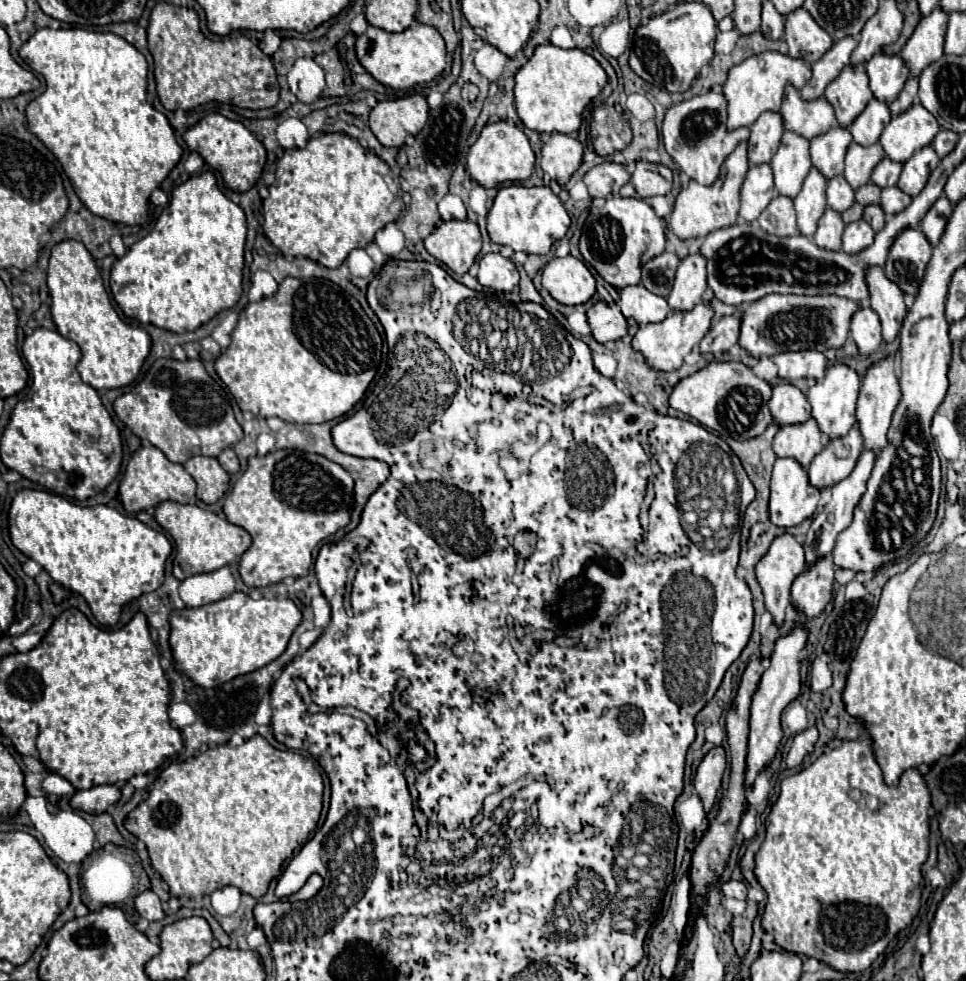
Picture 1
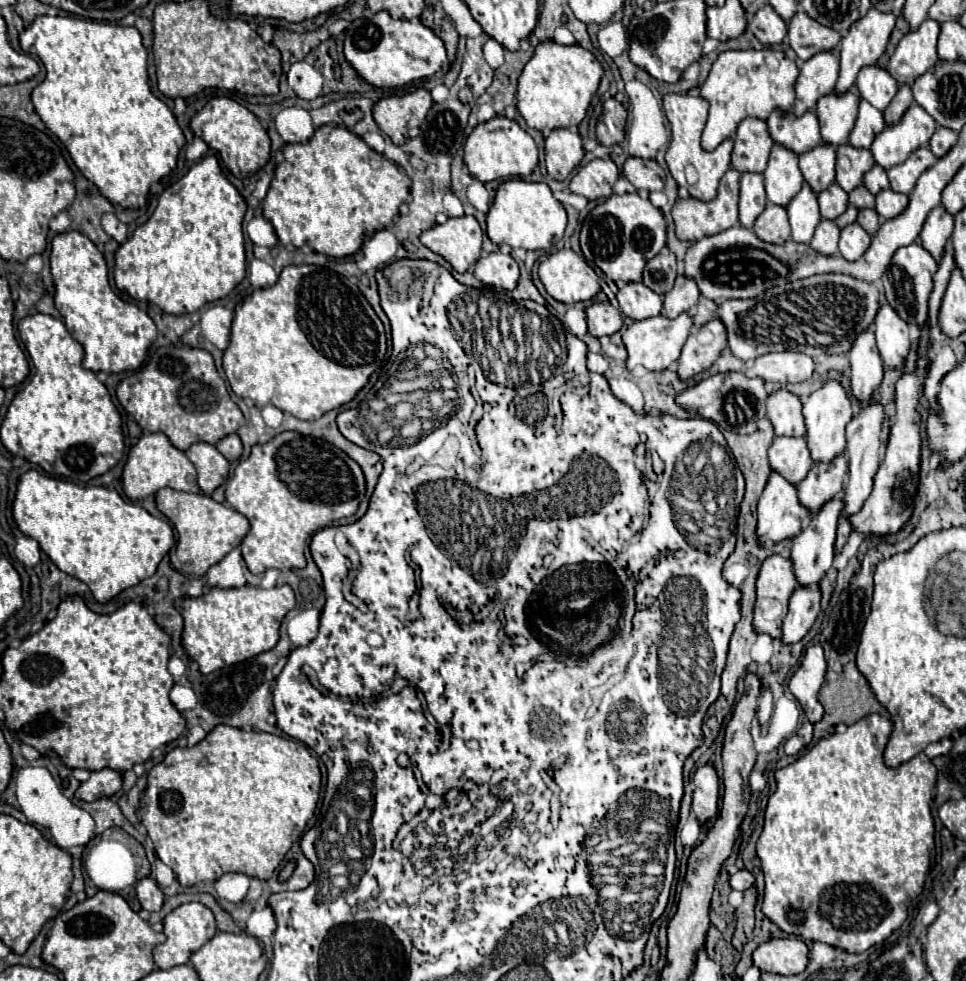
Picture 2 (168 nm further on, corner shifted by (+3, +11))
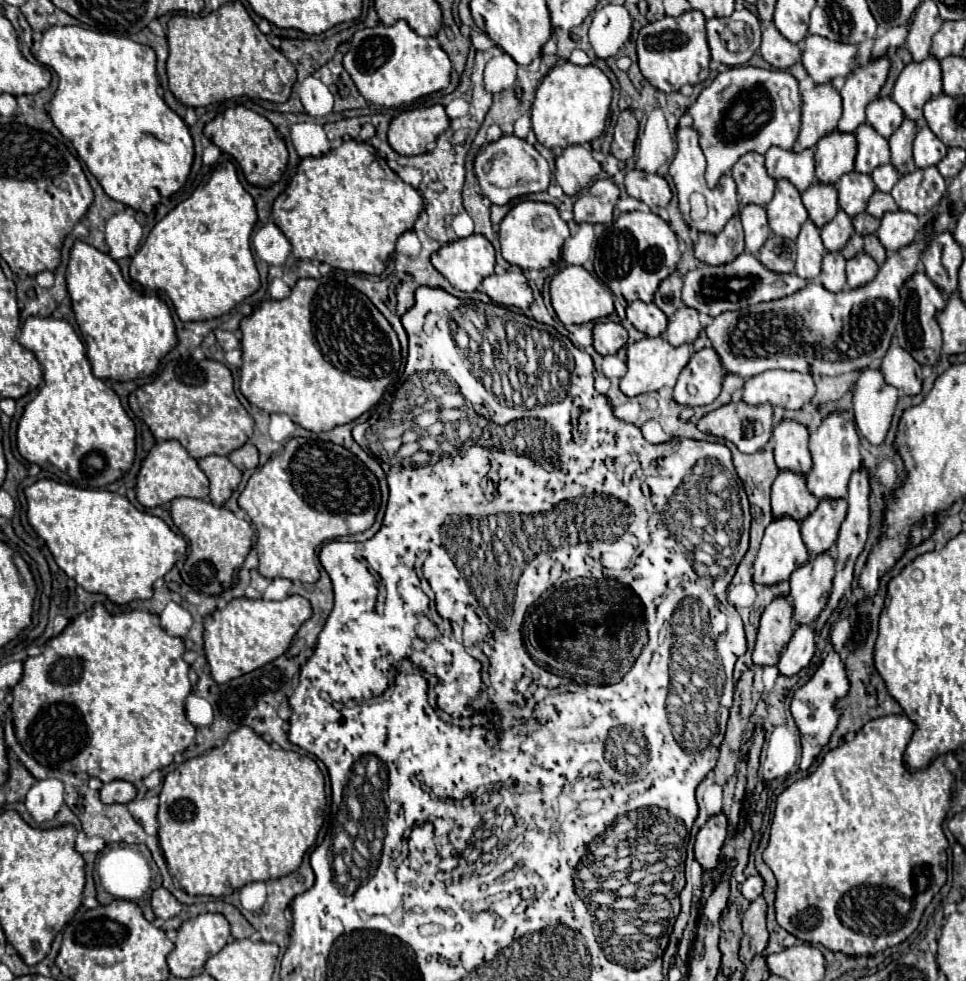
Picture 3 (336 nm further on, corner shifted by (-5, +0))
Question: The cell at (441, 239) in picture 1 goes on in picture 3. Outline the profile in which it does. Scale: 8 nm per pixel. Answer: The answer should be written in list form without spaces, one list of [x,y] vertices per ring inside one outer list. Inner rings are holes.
[[[469,235],[435,251],[431,263],[453,287],[475,291],[493,273],[495,249],[483,235]]]

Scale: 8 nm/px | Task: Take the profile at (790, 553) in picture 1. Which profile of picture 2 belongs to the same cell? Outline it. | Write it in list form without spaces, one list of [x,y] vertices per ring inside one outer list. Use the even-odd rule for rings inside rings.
[[[771,556],[763,562],[757,578],[757,602],[753,612],[753,630],[771,638],[781,636],[781,624],[787,616],[787,602],[797,582],[791,560]]]

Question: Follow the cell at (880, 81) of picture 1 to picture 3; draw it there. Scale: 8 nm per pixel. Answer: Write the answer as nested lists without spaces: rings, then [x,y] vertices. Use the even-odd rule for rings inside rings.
[[[879,97],[867,105],[867,121],[883,135],[891,137],[891,133],[901,125],[903,111],[891,97]]]

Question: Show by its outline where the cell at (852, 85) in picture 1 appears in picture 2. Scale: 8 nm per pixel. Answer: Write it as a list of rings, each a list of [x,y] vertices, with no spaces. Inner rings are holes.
[[[835,92],[823,96],[817,102],[815,114],[821,126],[821,142],[829,146],[843,146],[851,134],[851,126],[855,126],[859,98],[855,92],[845,92],[837,96]]]

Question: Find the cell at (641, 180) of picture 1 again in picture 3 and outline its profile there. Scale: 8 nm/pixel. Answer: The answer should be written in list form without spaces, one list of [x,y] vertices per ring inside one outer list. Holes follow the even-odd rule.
[[[631,169],[625,175],[625,189],[631,197],[643,201],[649,207],[667,207],[673,193],[669,183],[657,173],[645,173],[639,169]]]

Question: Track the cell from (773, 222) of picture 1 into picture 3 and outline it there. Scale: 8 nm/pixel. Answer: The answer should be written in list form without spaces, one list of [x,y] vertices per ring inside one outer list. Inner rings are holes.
[[[771,235],[763,249],[759,251],[759,261],[767,265],[767,269],[775,269],[777,273],[793,273],[795,269],[795,241]]]

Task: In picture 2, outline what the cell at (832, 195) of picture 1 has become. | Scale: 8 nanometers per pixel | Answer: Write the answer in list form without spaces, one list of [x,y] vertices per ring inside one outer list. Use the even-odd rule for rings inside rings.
[[[831,184],[825,192],[817,196],[817,200],[819,200],[821,218],[825,220],[835,220],[847,210],[847,192],[837,184]]]

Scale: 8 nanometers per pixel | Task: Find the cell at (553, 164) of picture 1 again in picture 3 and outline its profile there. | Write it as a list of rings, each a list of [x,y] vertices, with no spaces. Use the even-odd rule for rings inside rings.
[[[569,145],[557,157],[557,183],[567,195],[575,195],[601,173],[601,165],[593,159],[589,145]]]

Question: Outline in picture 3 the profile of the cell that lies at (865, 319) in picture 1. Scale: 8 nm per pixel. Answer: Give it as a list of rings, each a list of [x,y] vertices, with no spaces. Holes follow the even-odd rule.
[[[867,367],[859,373],[855,391],[853,391],[853,411],[855,423],[863,437],[873,445],[885,441],[891,427],[895,403],[899,391],[885,383],[885,377],[879,369]]]

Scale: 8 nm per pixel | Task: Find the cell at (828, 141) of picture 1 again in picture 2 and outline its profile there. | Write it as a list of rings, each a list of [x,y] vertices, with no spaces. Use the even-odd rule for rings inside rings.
[[[829,144],[815,146],[811,152],[805,152],[799,156],[799,168],[801,168],[805,182],[811,186],[811,190],[815,194],[827,190],[827,186],[831,186],[835,182],[835,148]]]

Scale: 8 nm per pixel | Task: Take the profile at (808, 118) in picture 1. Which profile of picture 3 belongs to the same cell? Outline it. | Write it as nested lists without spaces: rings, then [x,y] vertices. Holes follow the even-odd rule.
[[[773,145],[765,153],[765,165],[775,179],[787,177],[799,191],[807,189],[807,185],[811,185],[811,181],[815,179],[813,149],[803,149],[801,153],[795,153],[793,149],[783,149]]]

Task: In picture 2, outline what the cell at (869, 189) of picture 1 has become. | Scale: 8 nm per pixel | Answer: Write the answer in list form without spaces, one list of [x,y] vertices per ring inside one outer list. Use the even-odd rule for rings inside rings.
[[[857,186],[855,190],[849,192],[849,206],[855,206],[857,210],[863,208],[875,208],[875,196],[865,188],[865,186]]]

